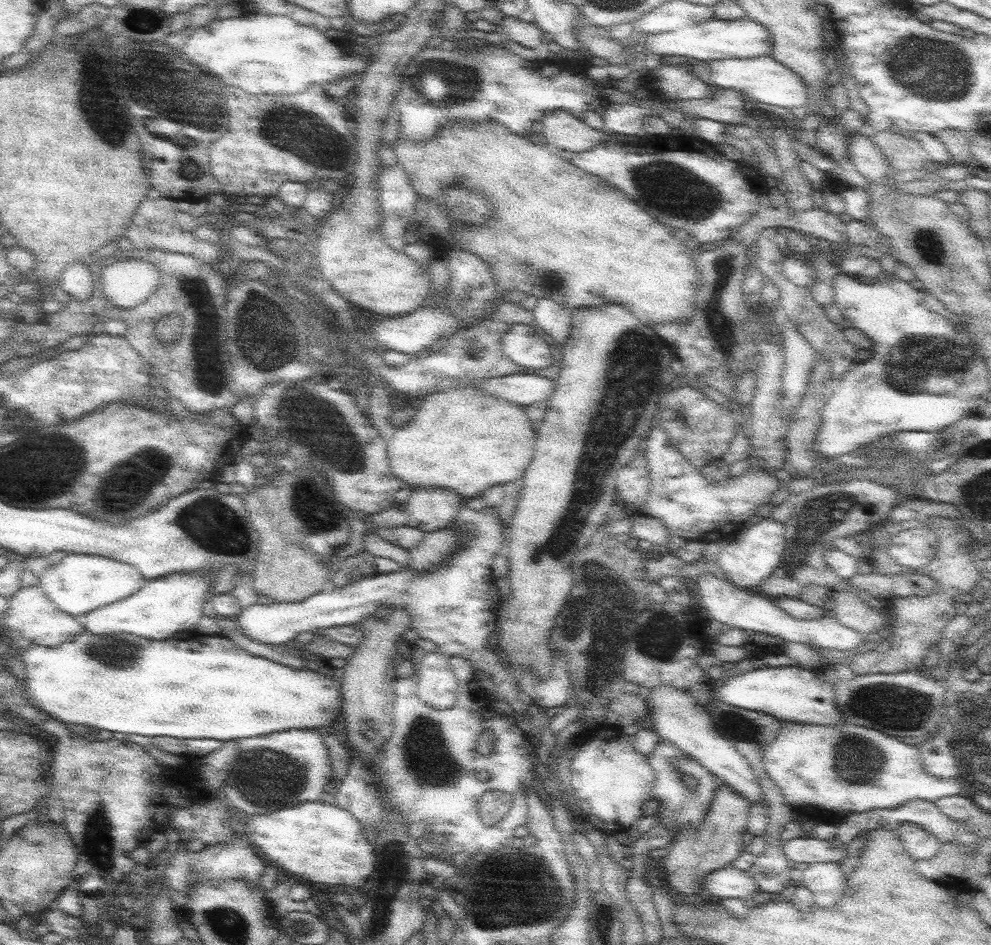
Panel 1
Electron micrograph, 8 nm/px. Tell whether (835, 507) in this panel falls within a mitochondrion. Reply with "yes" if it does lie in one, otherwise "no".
yes

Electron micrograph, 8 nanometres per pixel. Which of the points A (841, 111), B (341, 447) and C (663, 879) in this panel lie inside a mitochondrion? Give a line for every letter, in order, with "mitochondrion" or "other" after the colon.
A: other
B: mitochondrion
C: other

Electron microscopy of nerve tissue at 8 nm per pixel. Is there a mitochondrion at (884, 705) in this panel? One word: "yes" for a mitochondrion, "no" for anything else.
yes

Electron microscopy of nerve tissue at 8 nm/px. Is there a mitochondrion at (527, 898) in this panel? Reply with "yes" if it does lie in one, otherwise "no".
yes

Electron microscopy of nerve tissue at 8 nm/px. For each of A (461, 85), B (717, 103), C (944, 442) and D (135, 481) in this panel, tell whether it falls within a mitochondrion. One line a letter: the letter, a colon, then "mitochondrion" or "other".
A: mitochondrion
B: other
C: mitochondrion
D: mitochondrion

